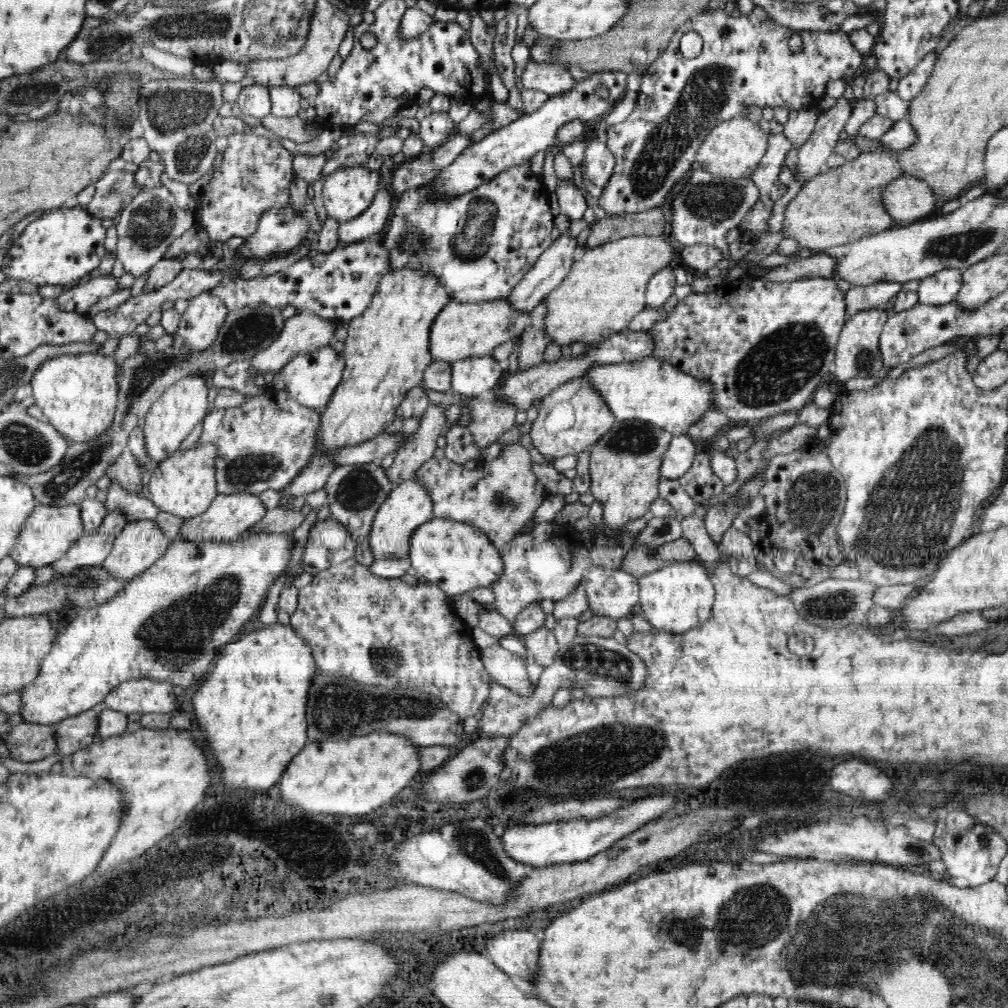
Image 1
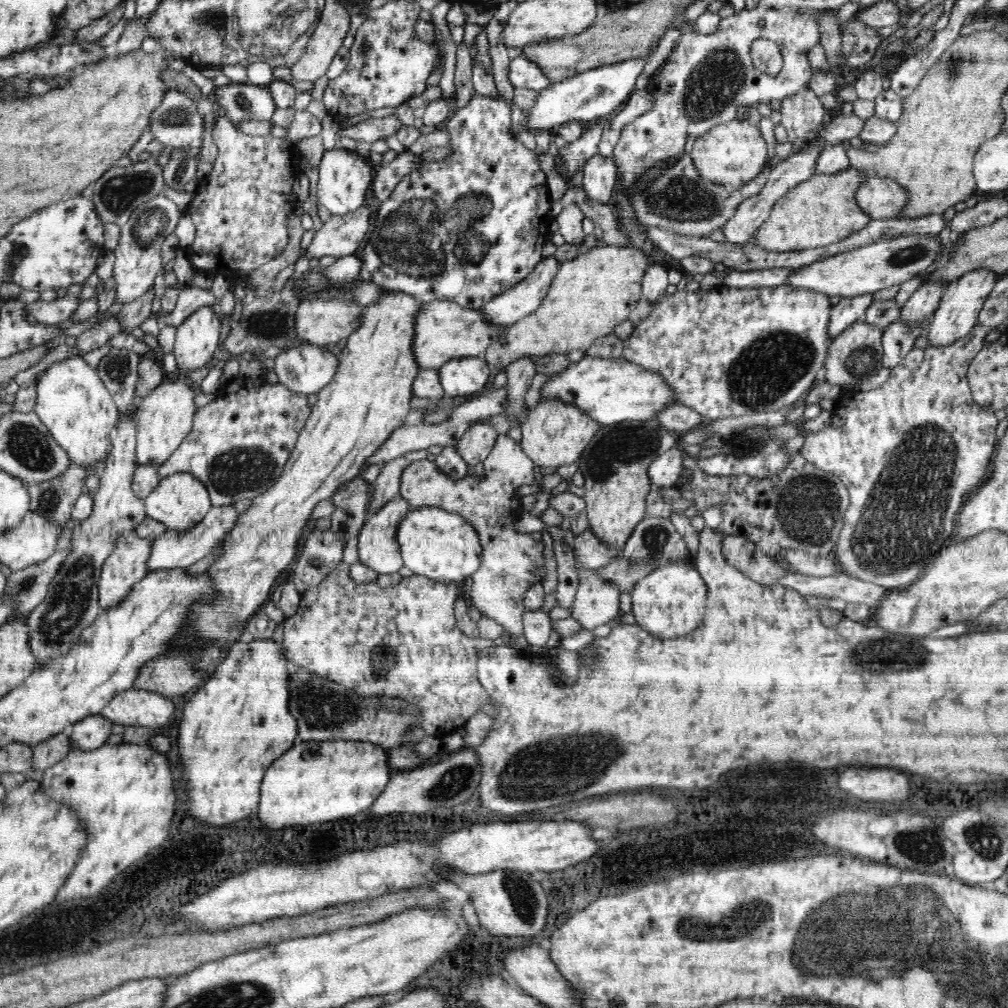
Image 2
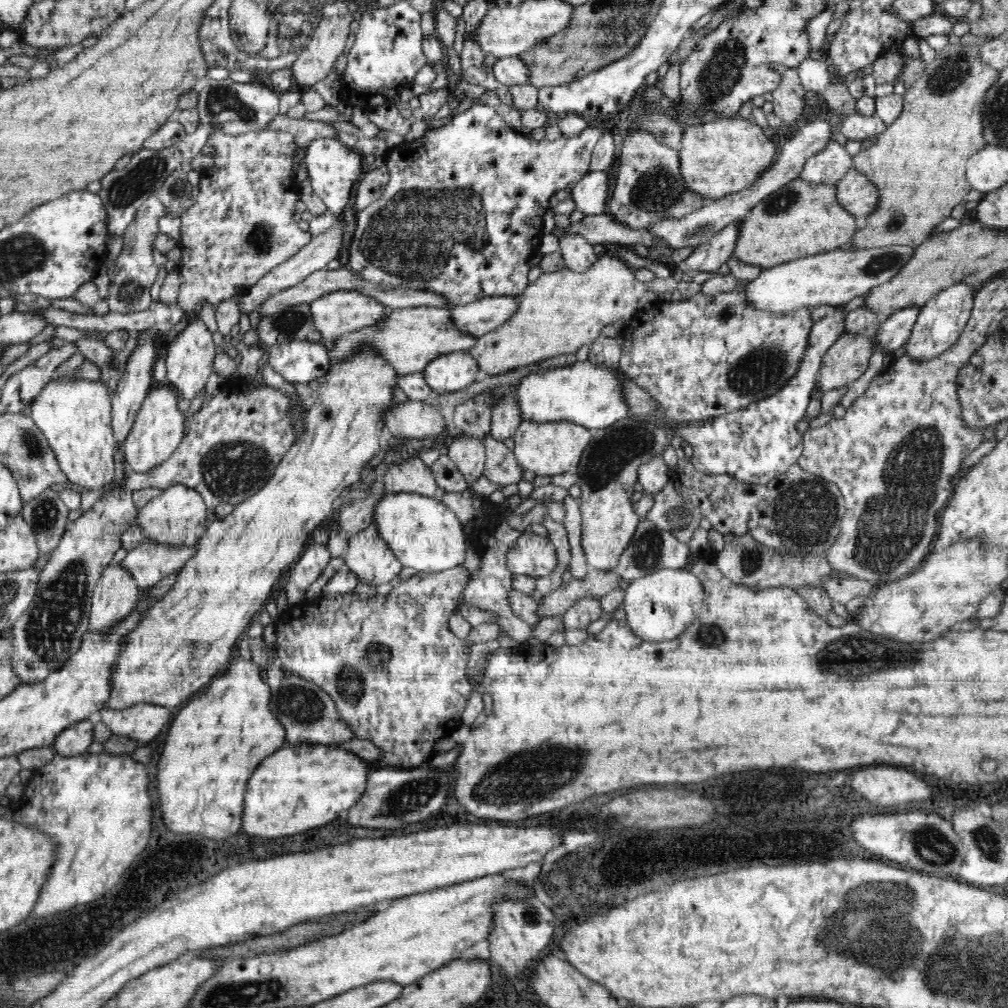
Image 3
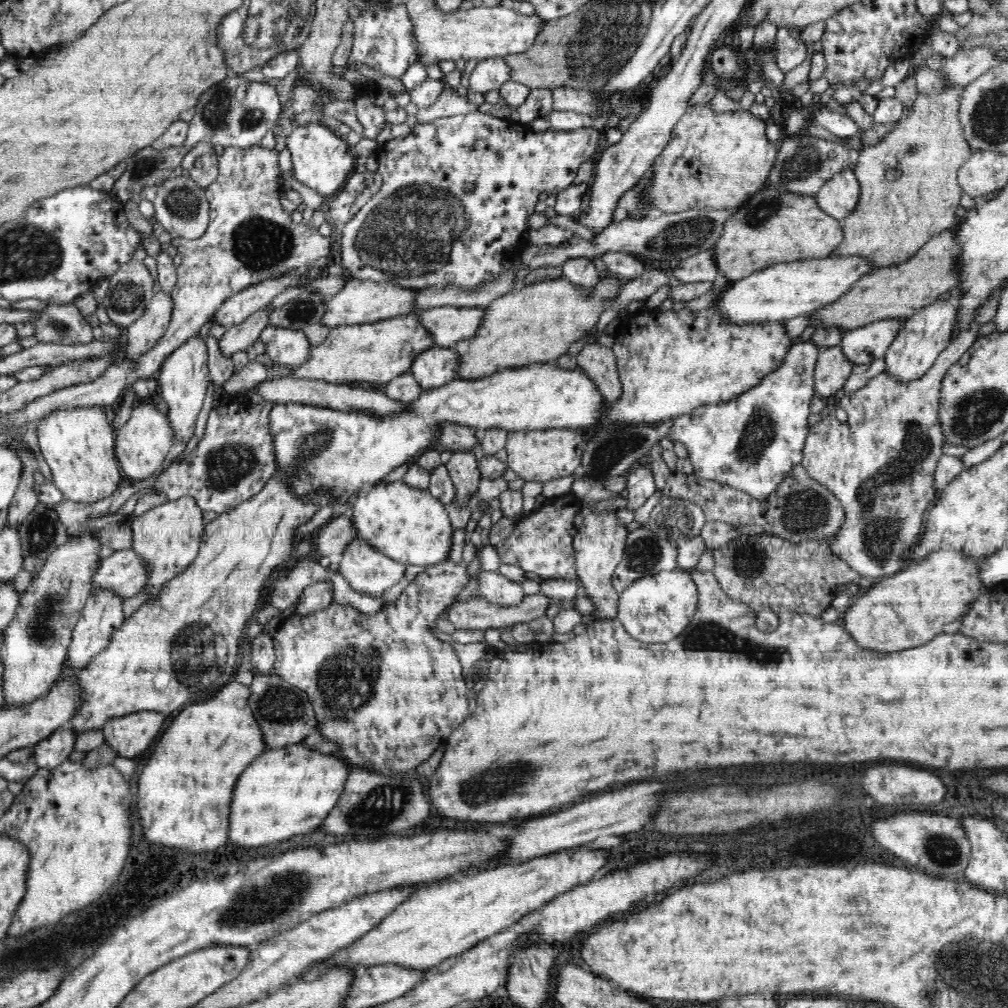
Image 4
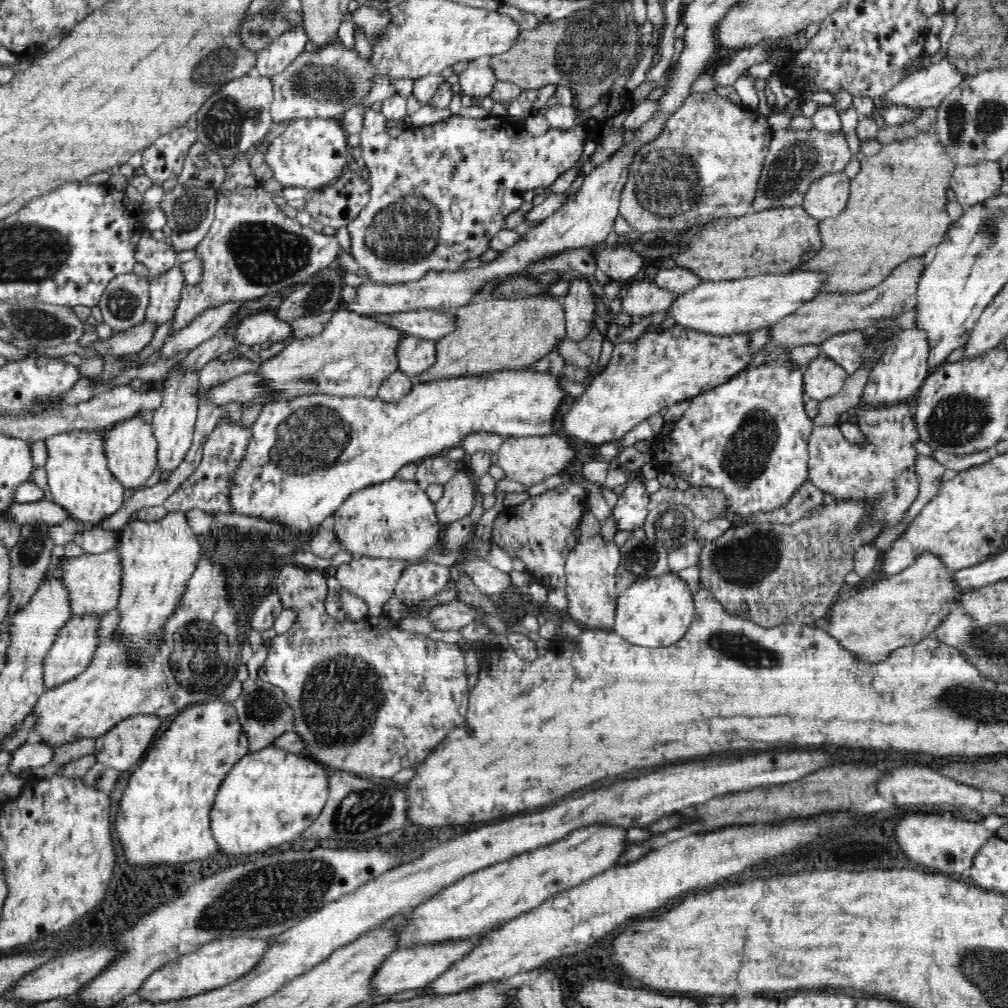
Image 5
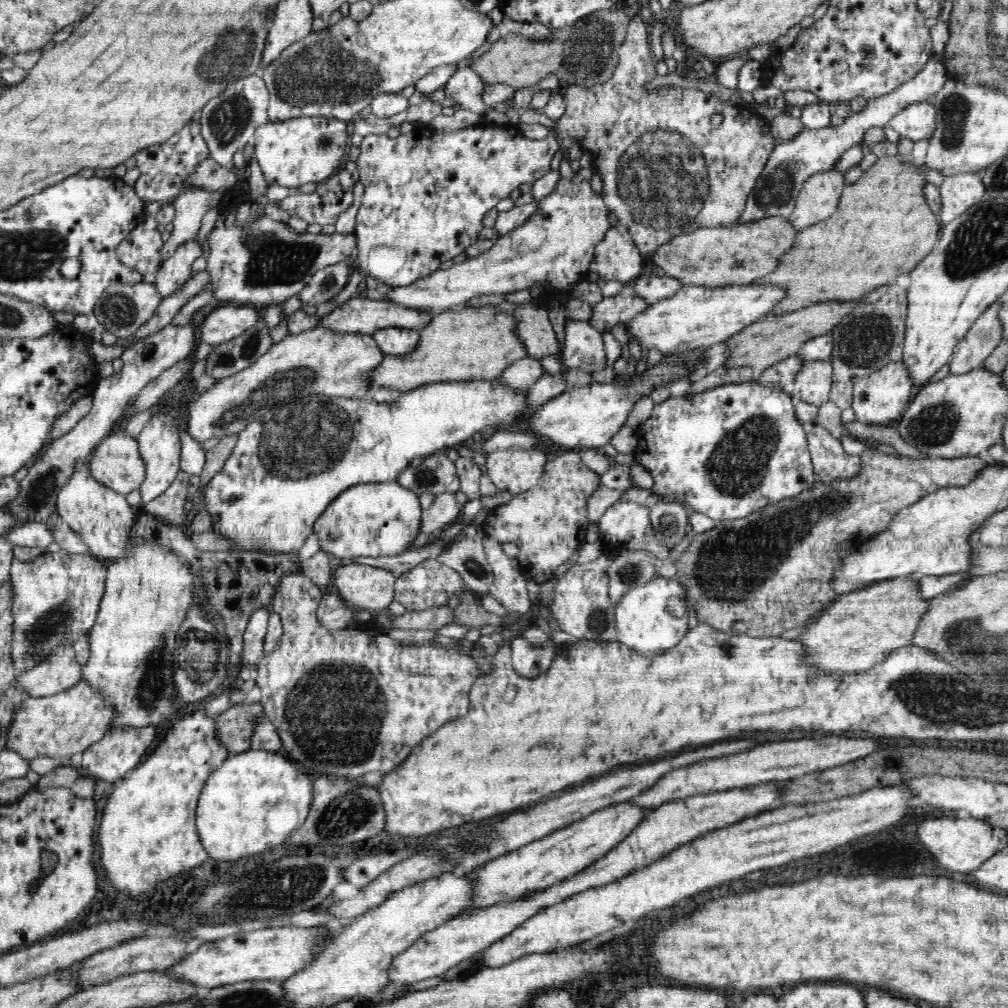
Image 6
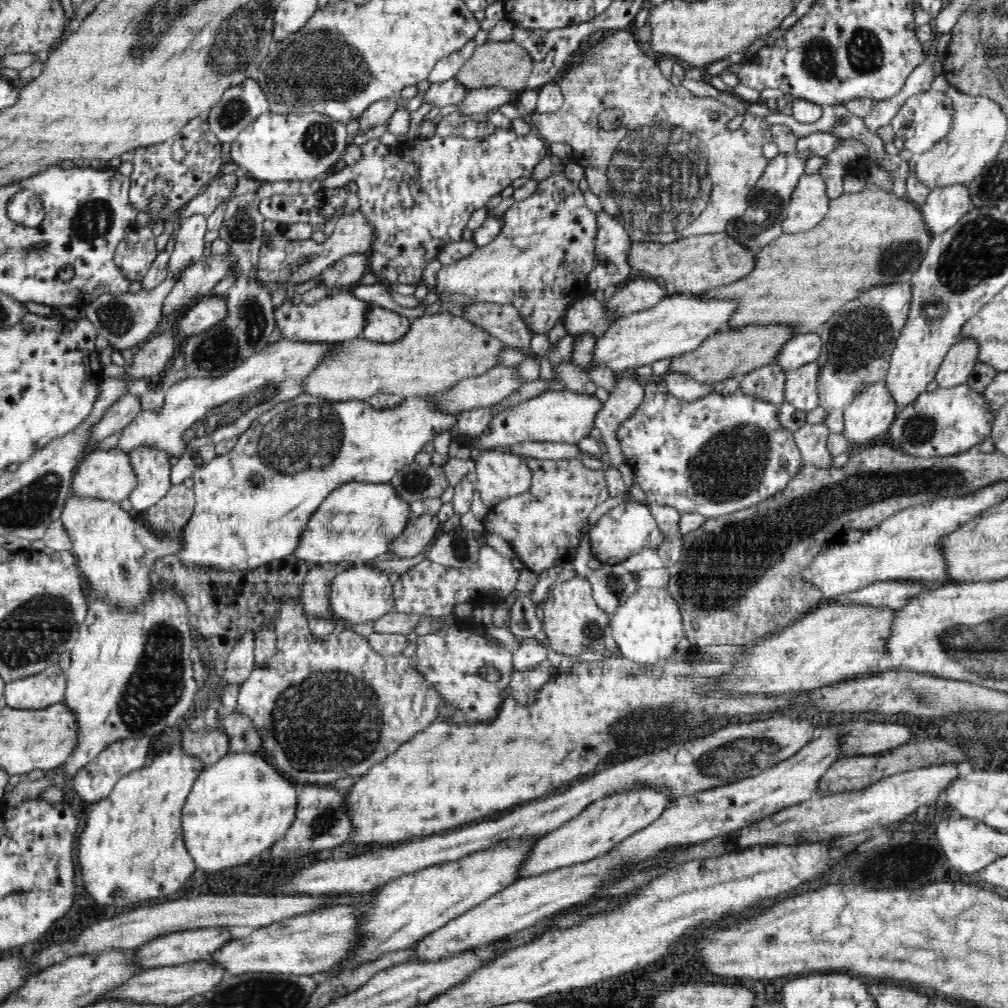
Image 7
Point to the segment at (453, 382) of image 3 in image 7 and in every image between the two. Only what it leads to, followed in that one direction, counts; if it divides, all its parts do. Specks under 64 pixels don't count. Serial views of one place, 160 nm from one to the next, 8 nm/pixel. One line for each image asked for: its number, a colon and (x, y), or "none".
4: (437, 366)
5: (415, 355)
6: (395, 341)
7: (383, 326)

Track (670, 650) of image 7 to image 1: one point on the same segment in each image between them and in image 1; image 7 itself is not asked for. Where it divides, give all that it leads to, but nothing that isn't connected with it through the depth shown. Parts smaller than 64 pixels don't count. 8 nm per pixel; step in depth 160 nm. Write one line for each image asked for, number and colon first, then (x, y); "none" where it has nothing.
1: (679, 597)
2: (670, 601)
3: (659, 607)
4: (655, 609)
5: (656, 612)
6: (649, 619)

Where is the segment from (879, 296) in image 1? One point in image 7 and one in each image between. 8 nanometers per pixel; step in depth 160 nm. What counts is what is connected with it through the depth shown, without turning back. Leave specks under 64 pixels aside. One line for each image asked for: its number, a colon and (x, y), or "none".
2: (848, 311)
3: (754, 445)
4: (751, 443)
5: (748, 438)
6: (730, 451)
7: (720, 454)

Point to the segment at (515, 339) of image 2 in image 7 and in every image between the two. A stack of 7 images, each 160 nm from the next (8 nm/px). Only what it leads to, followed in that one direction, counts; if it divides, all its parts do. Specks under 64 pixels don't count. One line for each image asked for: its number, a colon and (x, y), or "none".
3: (562, 311)
4: (537, 324)
5: (491, 335)
6: (465, 344)
7: (439, 350)

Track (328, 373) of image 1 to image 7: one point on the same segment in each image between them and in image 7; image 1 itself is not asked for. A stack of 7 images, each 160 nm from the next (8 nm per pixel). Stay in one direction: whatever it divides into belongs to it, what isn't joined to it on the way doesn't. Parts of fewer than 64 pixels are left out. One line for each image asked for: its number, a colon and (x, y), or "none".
2: (307, 369)
3: (302, 361)
4: (290, 348)
5: (264, 327)
6: (223, 324)
7: (208, 312)

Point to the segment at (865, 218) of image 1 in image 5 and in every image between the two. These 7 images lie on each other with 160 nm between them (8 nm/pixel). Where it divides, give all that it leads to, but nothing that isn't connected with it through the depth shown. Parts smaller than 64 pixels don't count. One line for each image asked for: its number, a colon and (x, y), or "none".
2: (822, 210)
3: (800, 219)
4: (774, 226)
5: (774, 241)

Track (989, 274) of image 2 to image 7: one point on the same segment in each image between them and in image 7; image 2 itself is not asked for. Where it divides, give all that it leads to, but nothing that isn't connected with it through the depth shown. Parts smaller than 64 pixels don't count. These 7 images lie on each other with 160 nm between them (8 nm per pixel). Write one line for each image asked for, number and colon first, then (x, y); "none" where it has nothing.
3: (941, 320)
4: (924, 335)
5: (897, 375)
6: (880, 397)
7: (871, 413)

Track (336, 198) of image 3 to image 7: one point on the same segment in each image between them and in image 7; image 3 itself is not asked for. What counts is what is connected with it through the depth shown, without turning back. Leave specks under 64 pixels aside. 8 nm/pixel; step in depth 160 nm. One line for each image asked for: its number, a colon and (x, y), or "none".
4: (322, 160)
5: (311, 153)
6: (296, 151)
7: (274, 147)

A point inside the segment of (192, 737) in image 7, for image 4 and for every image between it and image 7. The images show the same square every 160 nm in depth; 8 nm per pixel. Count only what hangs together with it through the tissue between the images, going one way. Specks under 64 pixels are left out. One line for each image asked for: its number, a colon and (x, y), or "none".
4: (283, 712)
5: (263, 713)
6: (234, 726)

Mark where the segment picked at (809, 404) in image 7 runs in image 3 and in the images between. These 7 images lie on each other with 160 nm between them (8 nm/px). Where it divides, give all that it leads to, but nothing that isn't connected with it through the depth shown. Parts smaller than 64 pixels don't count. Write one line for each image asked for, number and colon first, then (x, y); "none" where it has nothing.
3: (847, 359)
4: (832, 369)
5: (823, 378)
6: (812, 384)

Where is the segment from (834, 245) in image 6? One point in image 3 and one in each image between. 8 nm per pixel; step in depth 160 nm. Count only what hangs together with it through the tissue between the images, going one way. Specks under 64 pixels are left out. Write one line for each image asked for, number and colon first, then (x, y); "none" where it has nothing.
3: (918, 164)
4: (909, 192)
5: (896, 210)

